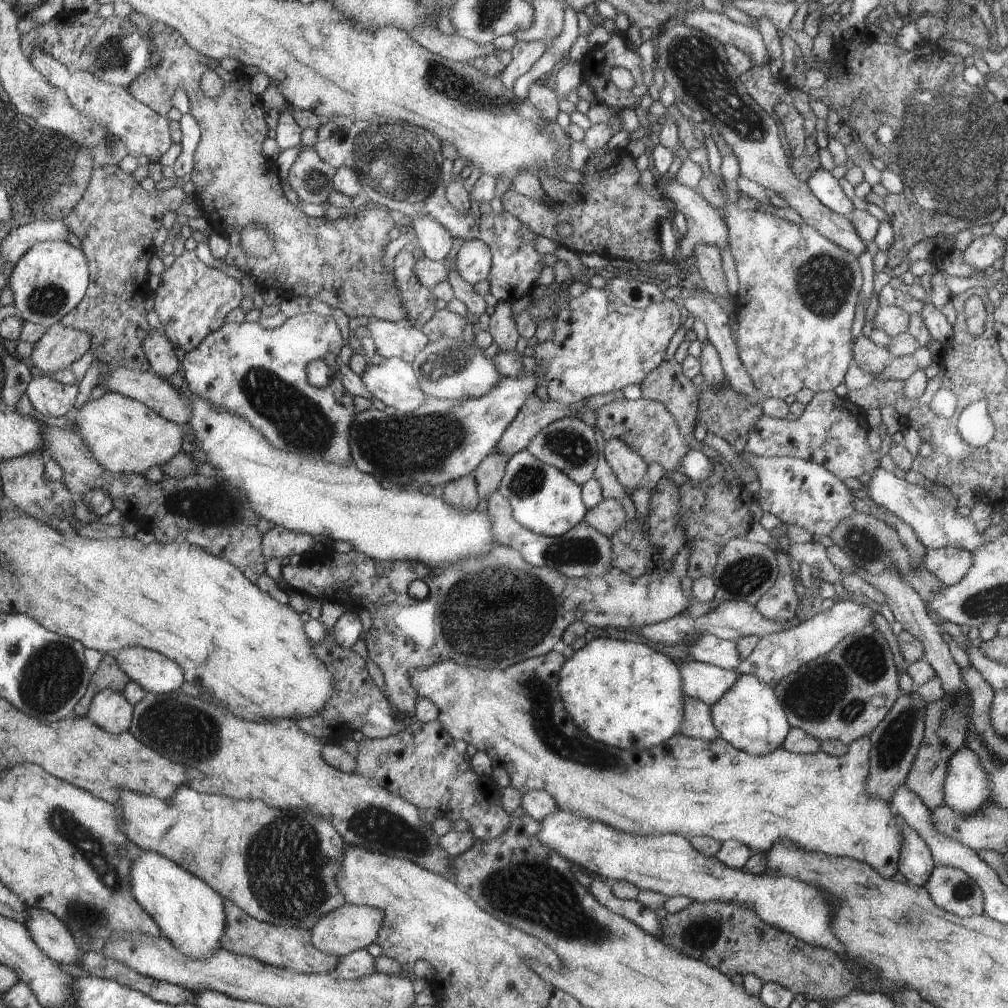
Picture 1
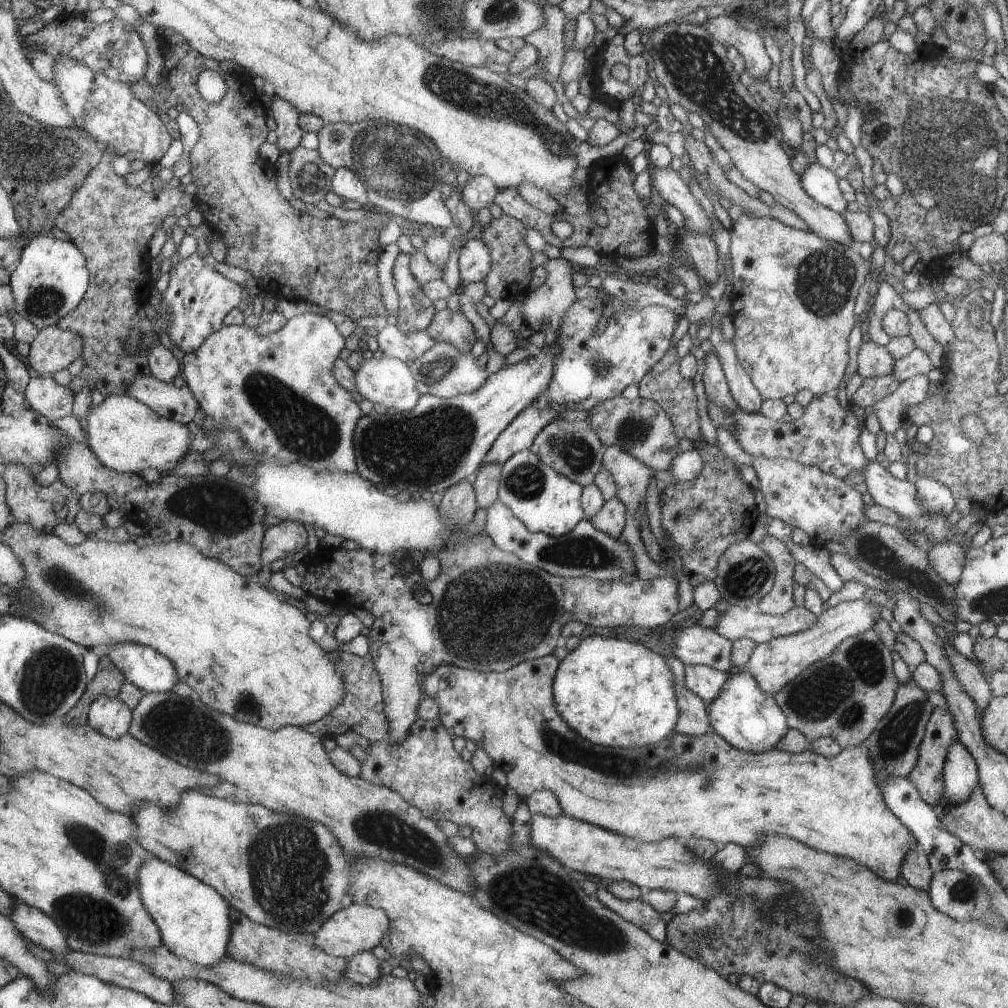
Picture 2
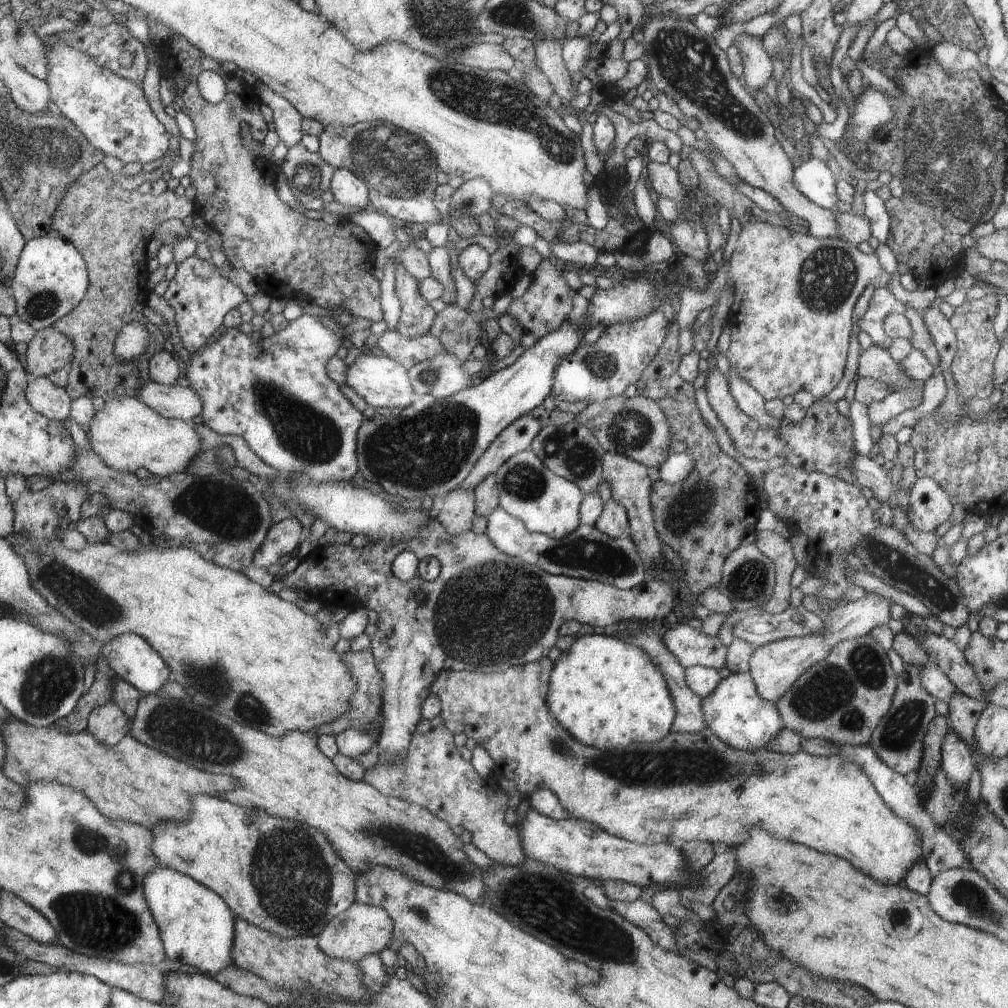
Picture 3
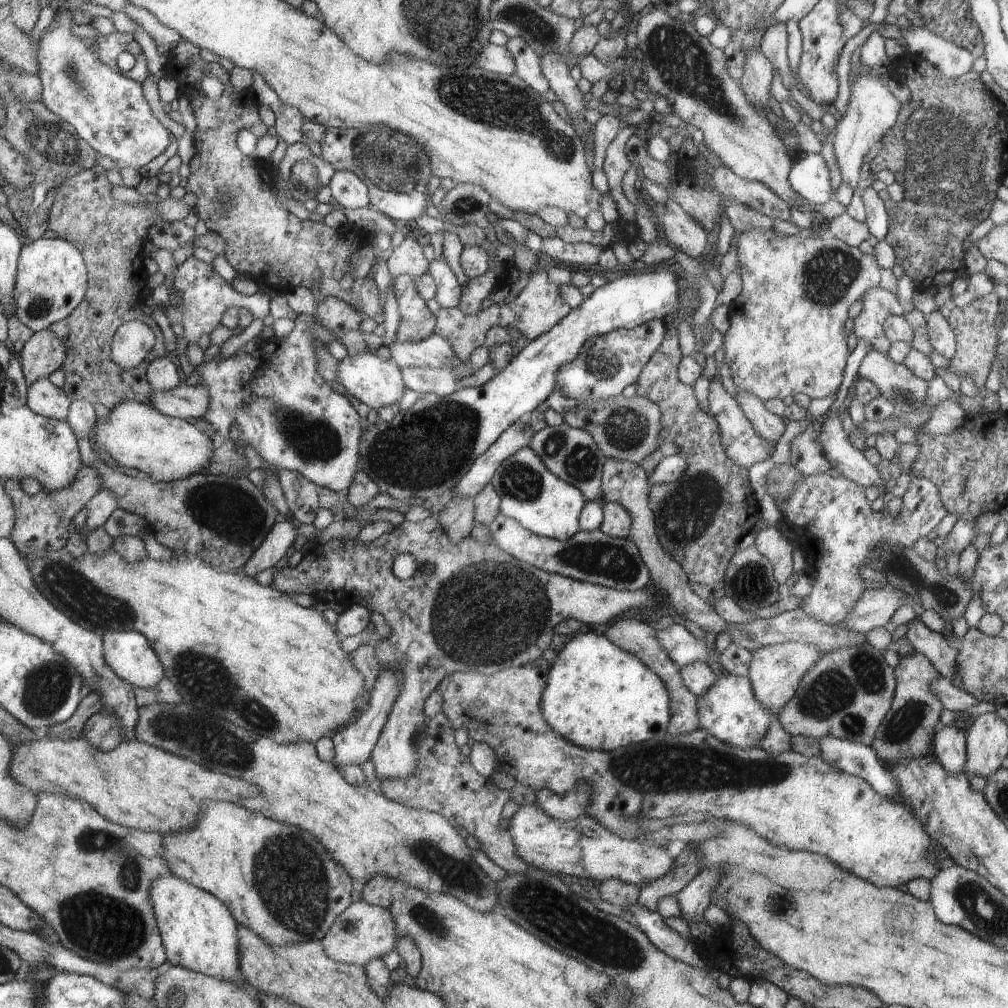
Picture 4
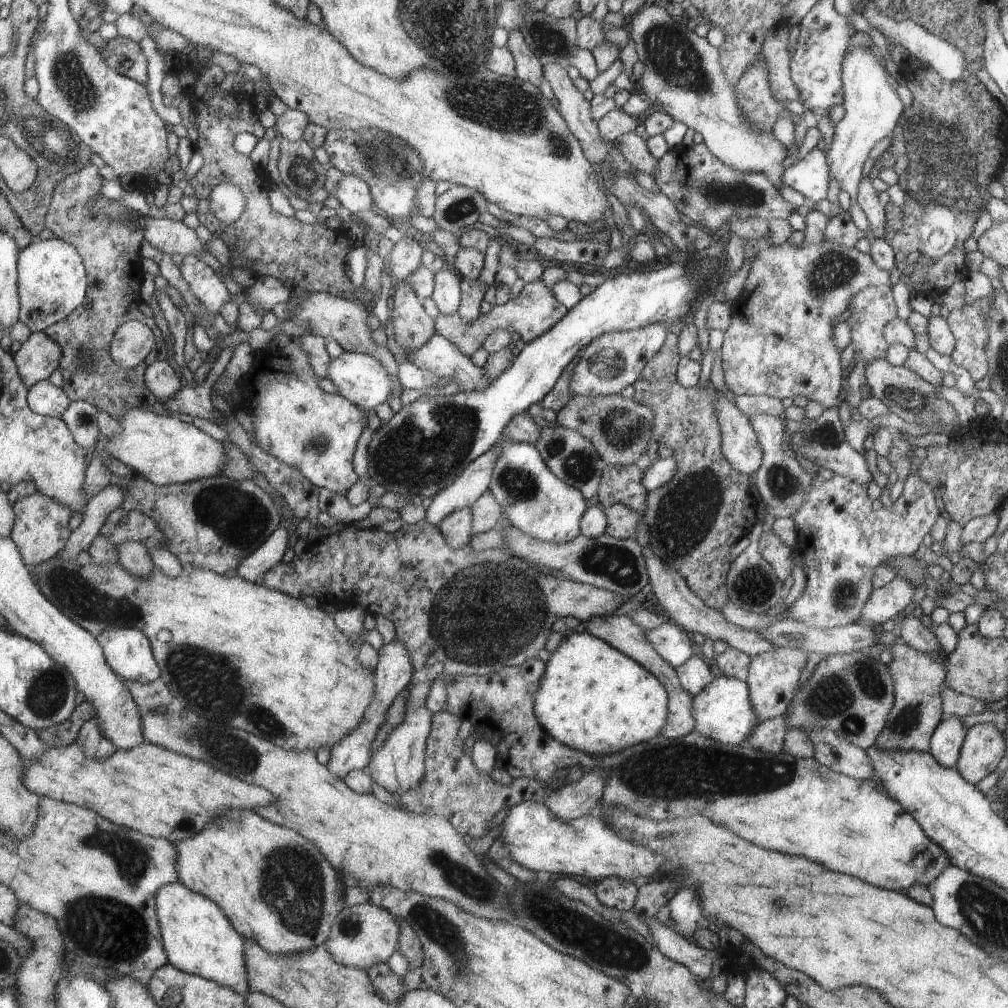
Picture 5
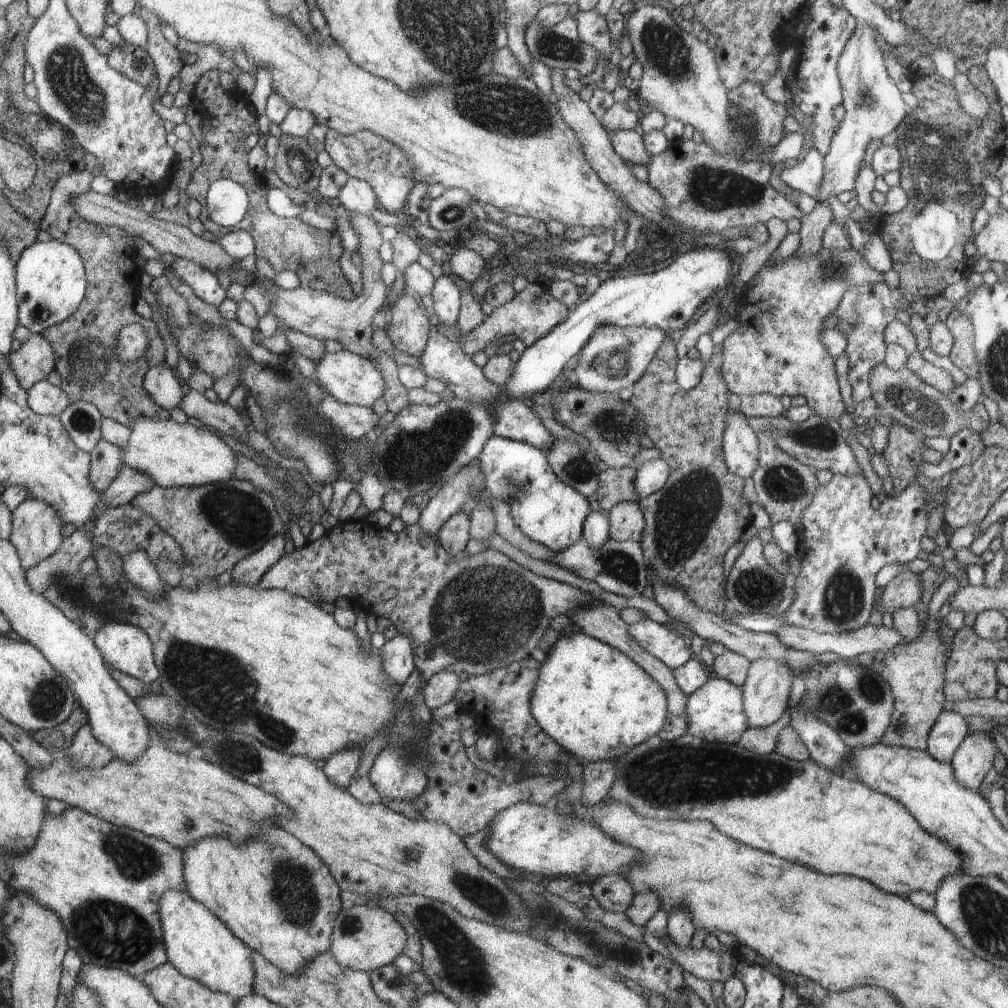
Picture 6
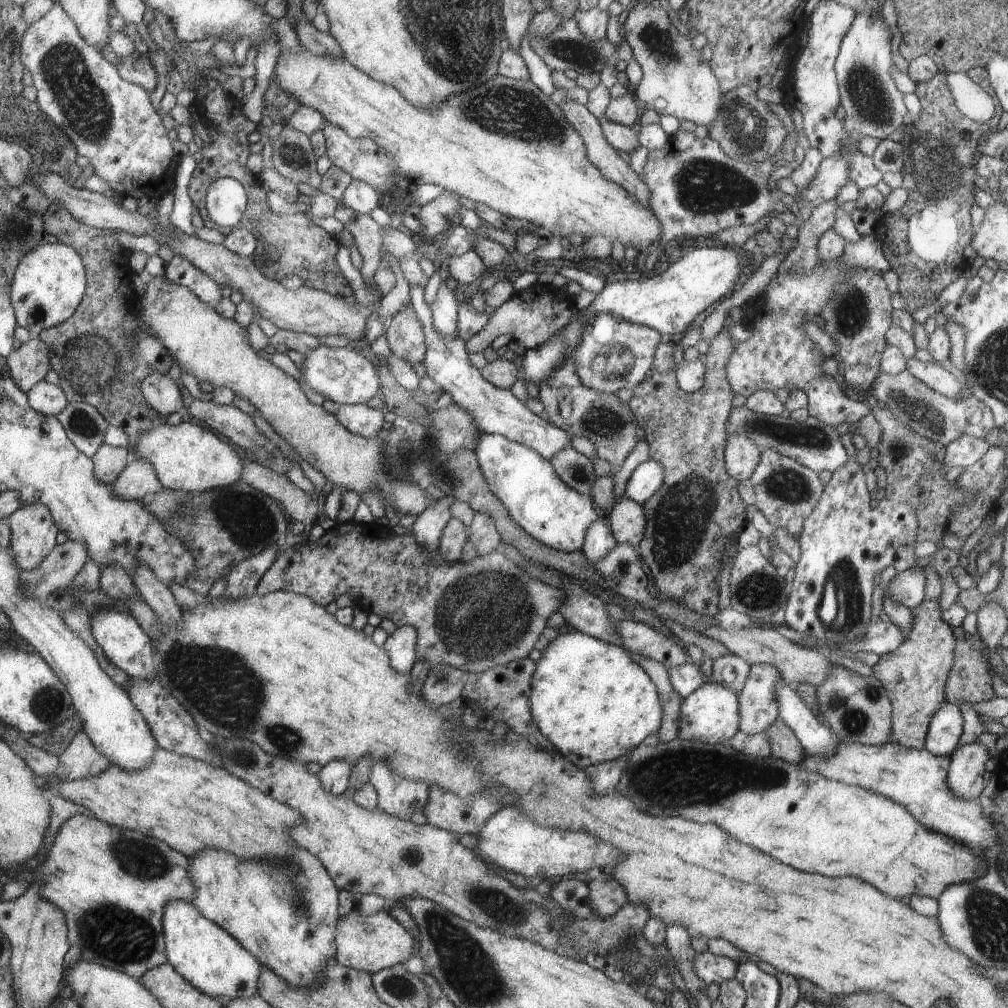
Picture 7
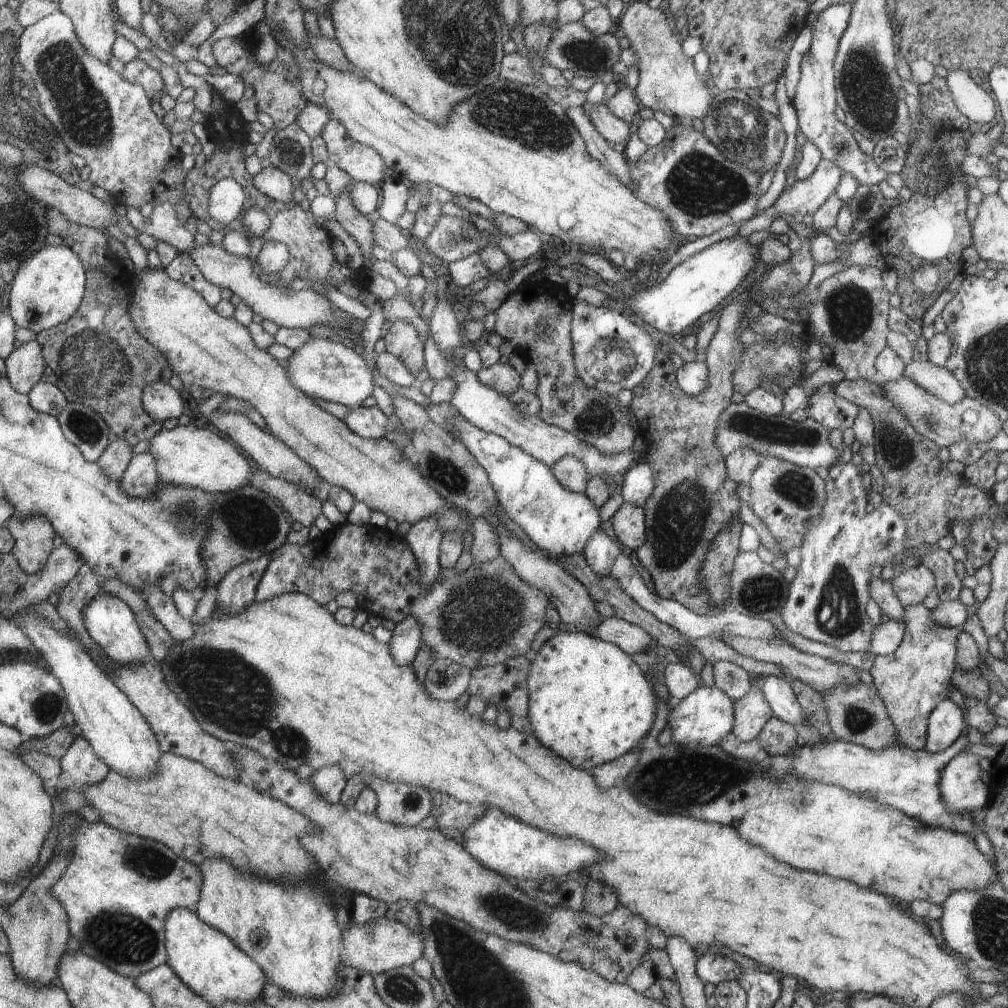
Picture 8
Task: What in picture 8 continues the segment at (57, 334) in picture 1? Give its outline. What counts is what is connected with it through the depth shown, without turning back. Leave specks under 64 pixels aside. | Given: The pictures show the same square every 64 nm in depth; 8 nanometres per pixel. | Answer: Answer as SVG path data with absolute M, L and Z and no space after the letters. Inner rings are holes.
M38 341L22 343L16 352L8 359L8 373L13 387L19 393L28 394L32 387L41 381L44 367L44 350Z

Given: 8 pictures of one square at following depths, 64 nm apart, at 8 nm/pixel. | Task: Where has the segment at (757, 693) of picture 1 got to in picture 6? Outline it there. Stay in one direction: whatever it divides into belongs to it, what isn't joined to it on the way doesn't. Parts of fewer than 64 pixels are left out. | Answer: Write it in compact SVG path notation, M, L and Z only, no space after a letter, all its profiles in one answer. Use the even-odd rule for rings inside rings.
M712 677L704 687L687 696L685 715L688 719L687 734L710 743L737 744L740 735L748 728L744 712L743 688L733 682Z

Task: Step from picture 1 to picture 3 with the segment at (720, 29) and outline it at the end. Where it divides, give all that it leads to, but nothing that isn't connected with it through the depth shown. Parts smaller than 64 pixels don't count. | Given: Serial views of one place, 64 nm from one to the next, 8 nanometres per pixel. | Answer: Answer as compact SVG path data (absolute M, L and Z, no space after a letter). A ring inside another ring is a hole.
M739 34L734 43L741 49L741 55L744 57L744 75L743 84L749 91L762 91L770 78L772 78L772 60L771 56L765 51L761 37Z

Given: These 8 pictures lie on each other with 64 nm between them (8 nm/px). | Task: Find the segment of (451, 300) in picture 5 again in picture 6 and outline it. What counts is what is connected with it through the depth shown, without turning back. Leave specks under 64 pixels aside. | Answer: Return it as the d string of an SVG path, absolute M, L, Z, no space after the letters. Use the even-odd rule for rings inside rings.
M447 275L435 281L431 290L434 312L440 325L454 327L461 307L461 291Z

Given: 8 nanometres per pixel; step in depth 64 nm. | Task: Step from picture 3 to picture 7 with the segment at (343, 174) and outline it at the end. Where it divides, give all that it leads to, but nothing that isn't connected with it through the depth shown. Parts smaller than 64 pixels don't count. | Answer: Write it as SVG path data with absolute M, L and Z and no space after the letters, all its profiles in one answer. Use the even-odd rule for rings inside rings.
M357 180L345 188L341 203L363 215L370 215L374 208L384 206L382 194L373 185Z

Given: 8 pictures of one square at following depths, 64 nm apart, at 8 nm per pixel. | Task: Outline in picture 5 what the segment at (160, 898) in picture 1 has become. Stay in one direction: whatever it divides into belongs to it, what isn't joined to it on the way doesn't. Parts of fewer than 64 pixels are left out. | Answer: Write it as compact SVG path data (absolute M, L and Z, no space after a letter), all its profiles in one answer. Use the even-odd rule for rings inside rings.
M180 882L165 884L157 892L156 905L161 939L171 965L182 972L204 977L240 994L250 992L245 940L233 927L228 916L225 916L220 905Z

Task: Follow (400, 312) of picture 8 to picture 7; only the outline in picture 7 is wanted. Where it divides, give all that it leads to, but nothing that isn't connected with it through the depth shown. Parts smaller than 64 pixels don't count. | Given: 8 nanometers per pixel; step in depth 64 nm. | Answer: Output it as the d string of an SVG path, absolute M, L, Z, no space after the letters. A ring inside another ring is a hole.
M381 252L381 259L388 259L391 270L395 274L396 285L381 299L380 320L385 325L392 320L401 310L408 307L410 302L409 282L401 271L401 262L390 253Z

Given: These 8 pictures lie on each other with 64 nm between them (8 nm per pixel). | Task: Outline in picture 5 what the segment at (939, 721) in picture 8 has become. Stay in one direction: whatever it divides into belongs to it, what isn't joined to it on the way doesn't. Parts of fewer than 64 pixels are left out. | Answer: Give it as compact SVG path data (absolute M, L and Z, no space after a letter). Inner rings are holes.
M944 715L941 724L933 732L929 753L942 765L954 767L968 729L956 715Z

